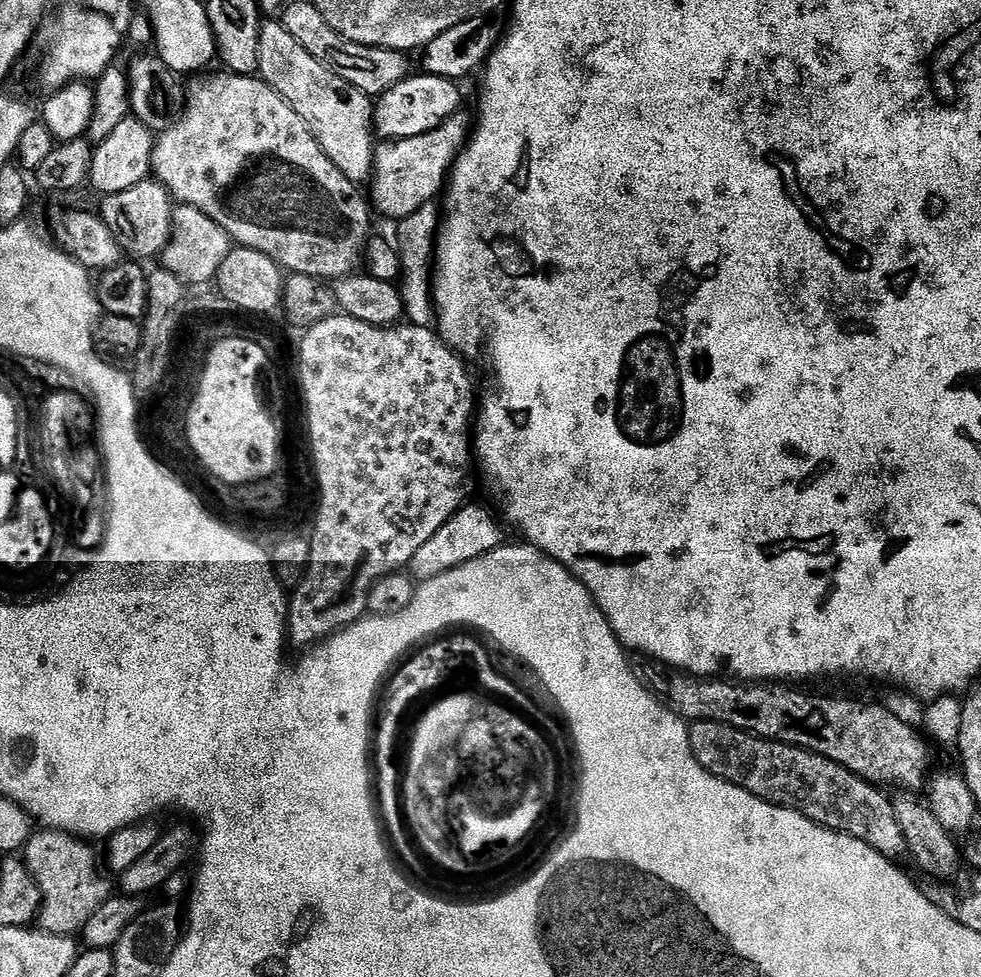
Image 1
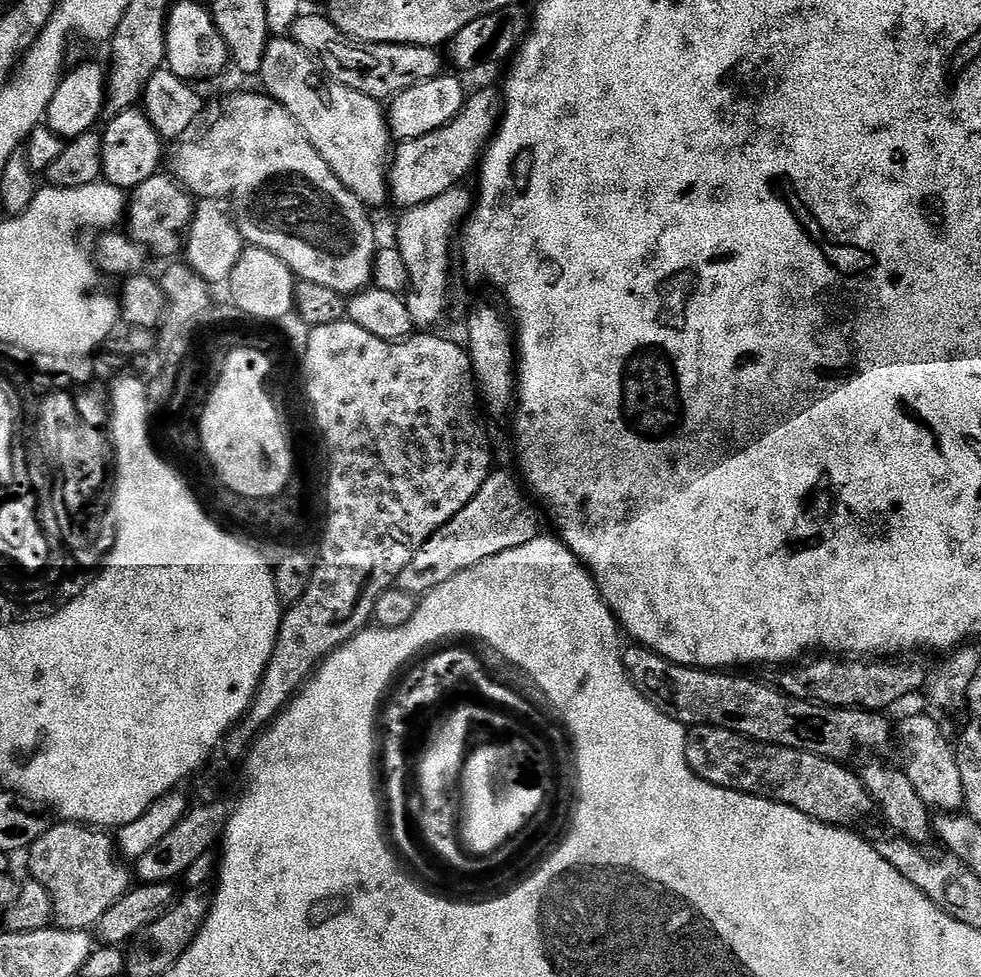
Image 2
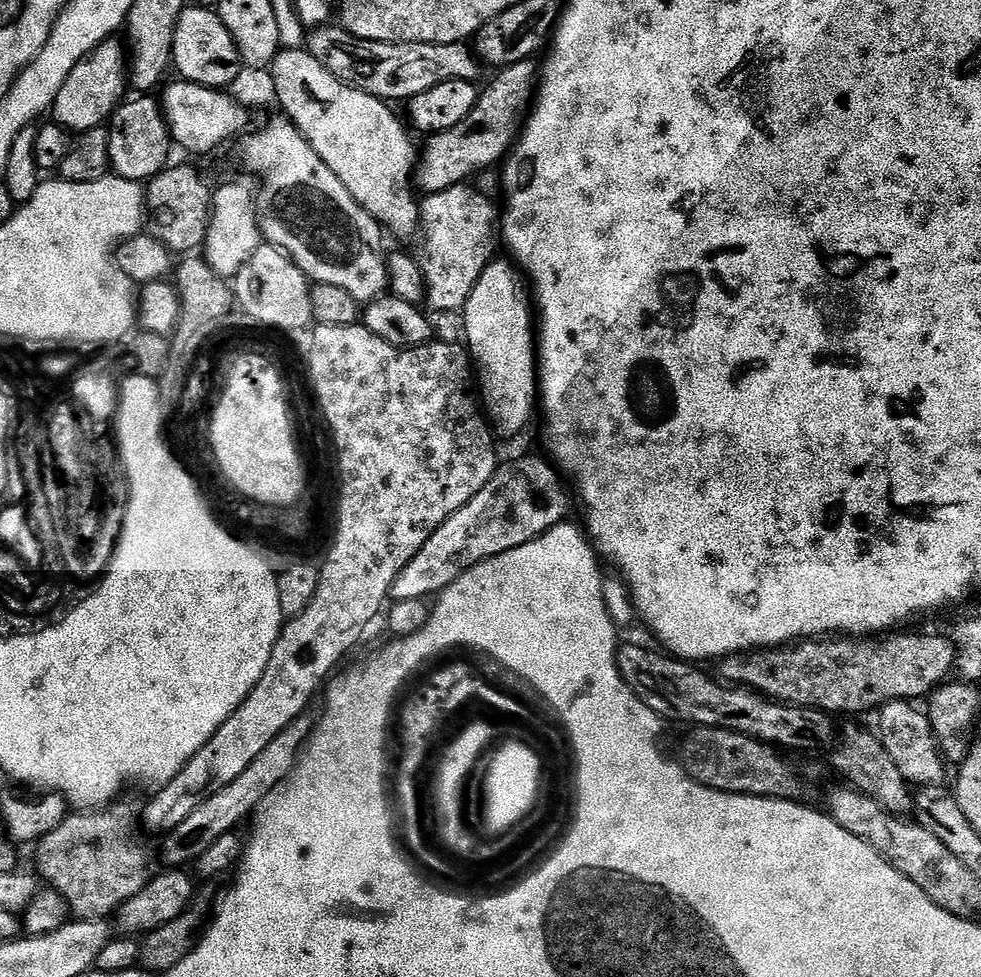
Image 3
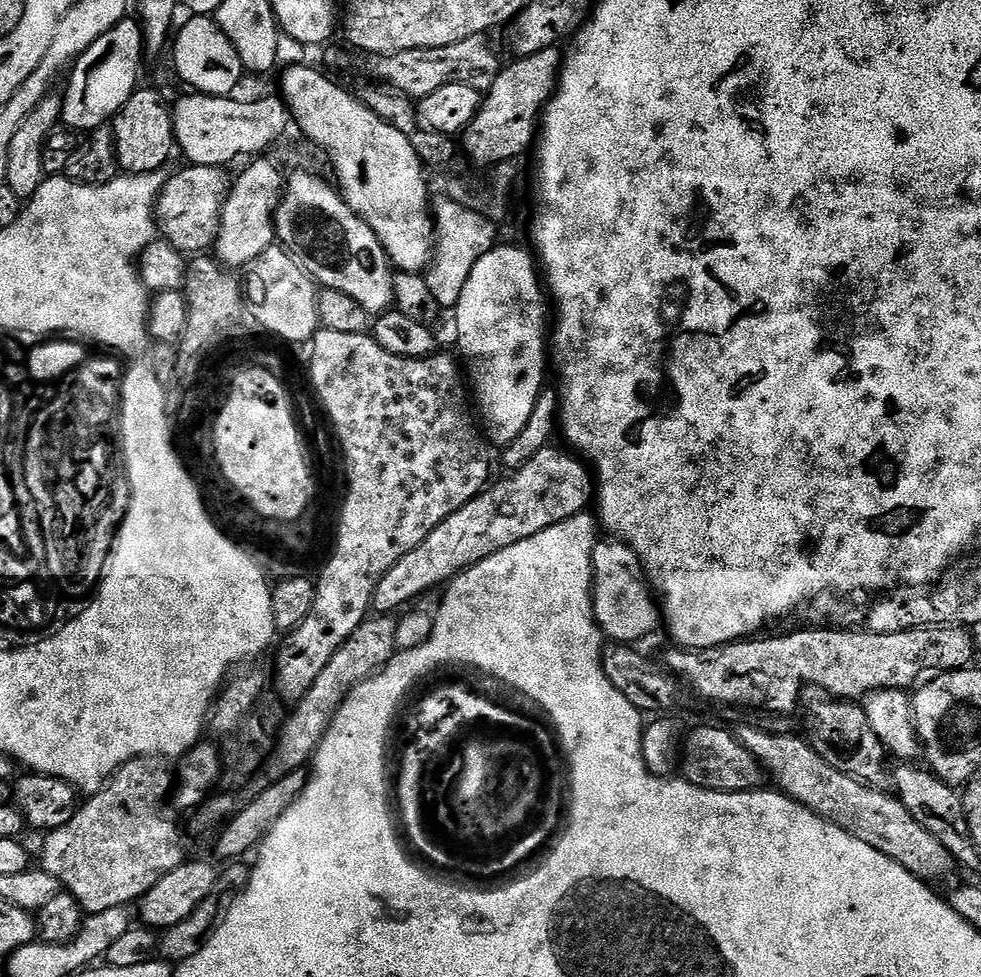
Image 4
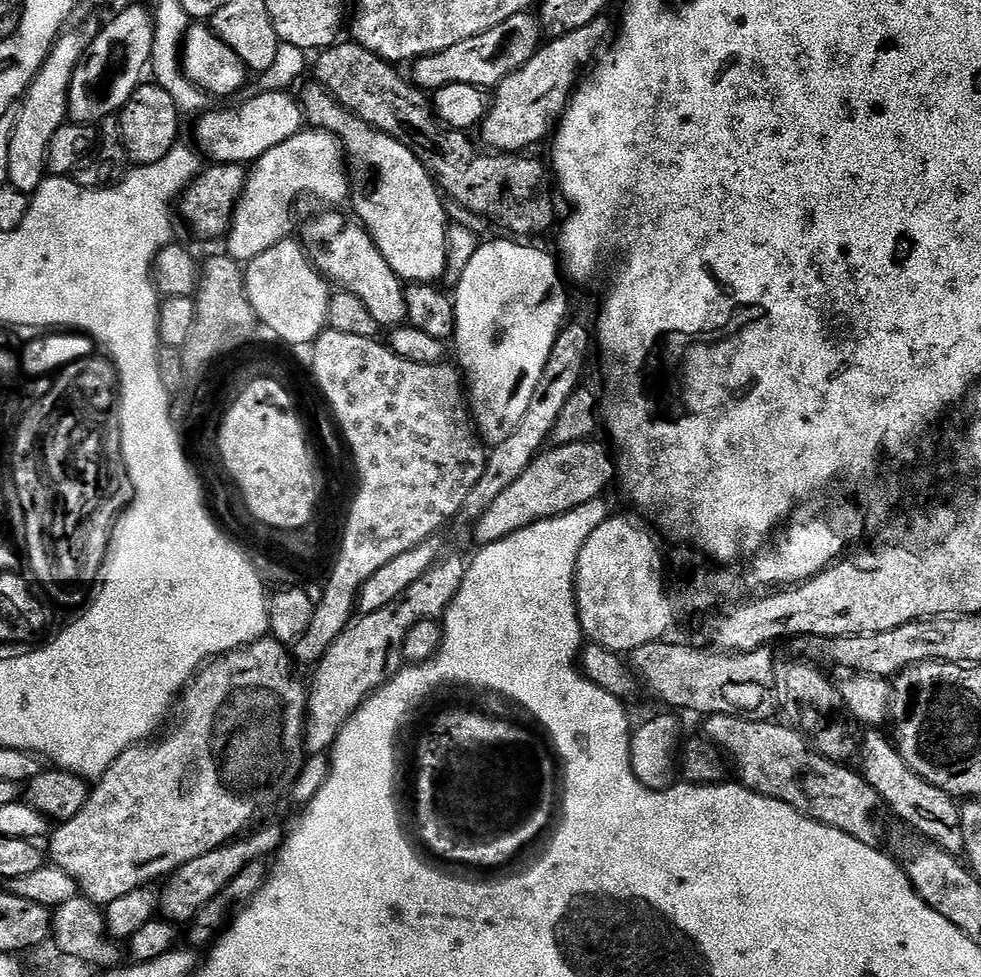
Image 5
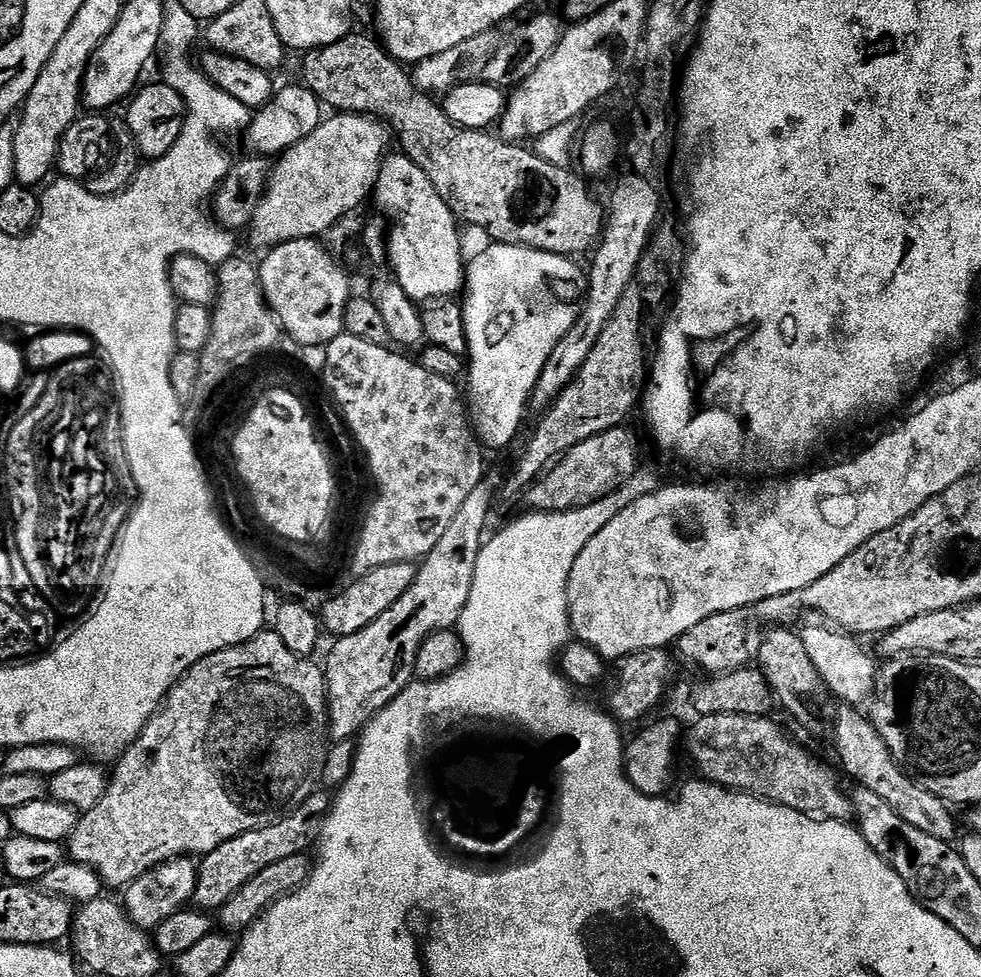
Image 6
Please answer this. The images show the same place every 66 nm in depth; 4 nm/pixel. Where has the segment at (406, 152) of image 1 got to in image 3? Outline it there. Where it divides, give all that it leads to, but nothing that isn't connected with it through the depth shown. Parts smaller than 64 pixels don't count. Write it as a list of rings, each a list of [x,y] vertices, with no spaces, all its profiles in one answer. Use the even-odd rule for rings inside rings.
[[[535,59],[523,60],[509,68],[501,68],[495,73],[496,76],[488,84],[488,89],[481,91],[476,97],[474,110],[445,132],[437,132],[429,135],[424,144],[424,152],[419,153],[414,169],[414,184],[417,189],[421,188],[421,193],[429,194],[438,191],[444,191],[447,188],[456,185],[463,185],[471,181],[471,176],[476,176],[479,172],[484,172],[487,168],[492,168],[501,163],[512,151],[512,146],[516,142],[517,135],[522,127],[522,121],[529,111],[530,105],[534,99],[534,93],[538,83],[538,64]]]

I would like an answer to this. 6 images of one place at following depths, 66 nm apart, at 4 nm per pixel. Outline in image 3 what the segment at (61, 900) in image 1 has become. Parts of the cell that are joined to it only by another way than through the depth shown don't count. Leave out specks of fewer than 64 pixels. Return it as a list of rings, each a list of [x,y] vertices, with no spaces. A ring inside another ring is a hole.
[[[120,803],[70,814],[58,830],[50,830],[35,845],[35,871],[39,879],[47,887],[58,890],[76,920],[111,917],[134,894],[141,892],[150,879],[148,852],[138,831],[138,808]]]

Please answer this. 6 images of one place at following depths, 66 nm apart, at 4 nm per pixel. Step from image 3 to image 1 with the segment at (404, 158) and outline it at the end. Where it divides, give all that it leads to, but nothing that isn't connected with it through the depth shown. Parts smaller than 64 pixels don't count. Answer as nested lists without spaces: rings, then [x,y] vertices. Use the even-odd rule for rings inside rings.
[[[261,23],[258,38],[259,79],[264,80],[306,122],[318,146],[353,182],[367,181],[372,175],[374,151],[373,101],[362,90],[342,82],[322,62],[310,58],[284,28],[283,23]]]

